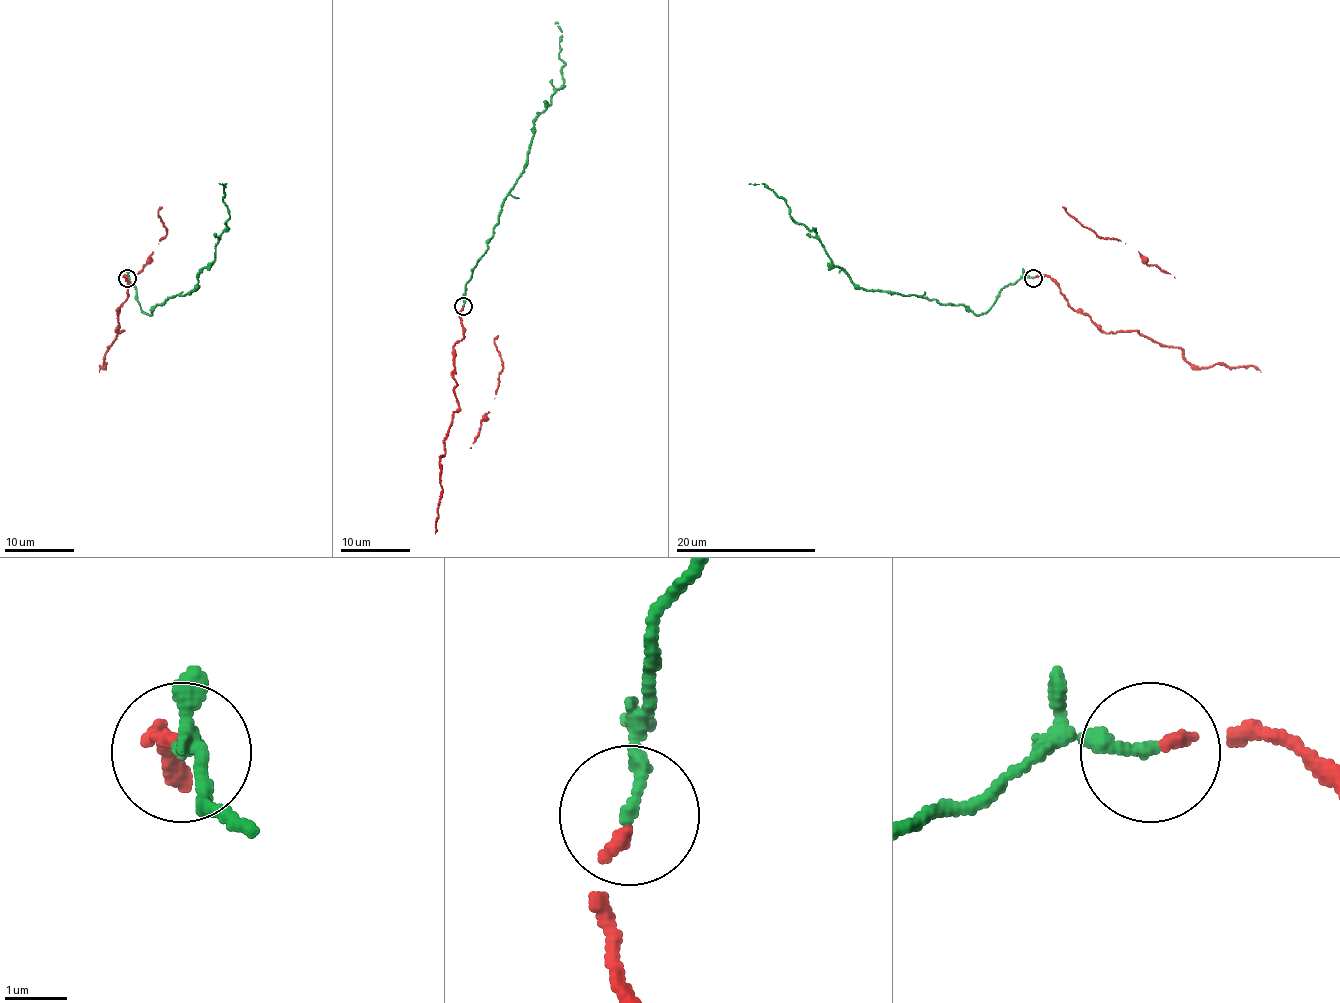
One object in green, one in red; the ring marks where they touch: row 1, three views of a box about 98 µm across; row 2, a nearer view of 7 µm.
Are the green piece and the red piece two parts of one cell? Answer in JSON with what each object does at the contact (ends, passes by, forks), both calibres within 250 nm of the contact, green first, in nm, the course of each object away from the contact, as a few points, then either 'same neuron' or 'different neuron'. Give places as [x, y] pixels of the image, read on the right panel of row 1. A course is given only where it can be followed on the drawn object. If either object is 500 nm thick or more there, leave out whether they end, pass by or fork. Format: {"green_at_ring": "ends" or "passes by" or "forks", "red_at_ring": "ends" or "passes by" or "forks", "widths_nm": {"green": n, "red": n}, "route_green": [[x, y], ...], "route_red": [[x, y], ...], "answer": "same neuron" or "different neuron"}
{"green_at_ring": "ends", "red_at_ring": "ends", "widths_nm": {"green": 200, "red": 170}, "route_green": [[1033, 277], [1008, 284], [980, 314], [963, 305], [858, 288], [811, 230], [792, 218], [785, 200], [750, 183]], "route_red": [[1035, 277], [1047, 275], [1075, 310], [1106, 333], [1136, 331], [1178, 347], [1190, 364], [1255, 366], [1260, 371]], "answer": "same neuron"}

